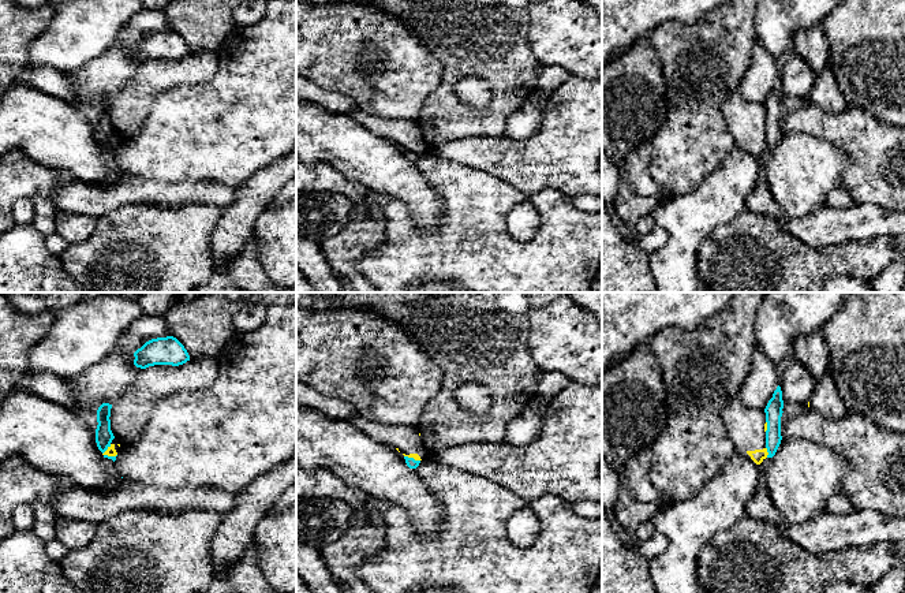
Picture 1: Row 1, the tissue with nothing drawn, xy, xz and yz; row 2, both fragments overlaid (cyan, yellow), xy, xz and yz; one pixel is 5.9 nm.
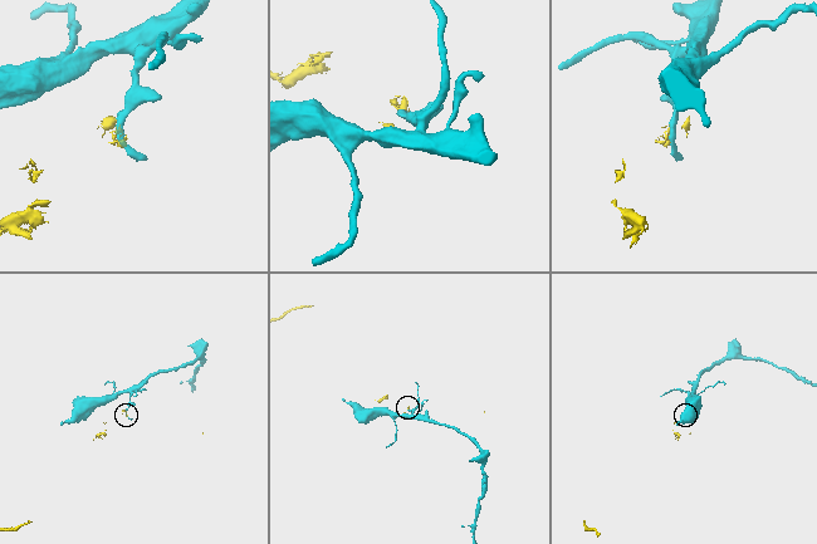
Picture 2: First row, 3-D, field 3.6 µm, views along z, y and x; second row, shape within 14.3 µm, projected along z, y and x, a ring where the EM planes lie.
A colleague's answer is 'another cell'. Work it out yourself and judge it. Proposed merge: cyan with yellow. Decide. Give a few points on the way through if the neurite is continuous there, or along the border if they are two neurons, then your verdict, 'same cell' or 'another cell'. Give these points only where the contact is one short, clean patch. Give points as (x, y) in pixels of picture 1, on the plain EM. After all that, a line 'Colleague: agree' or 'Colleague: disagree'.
border yz (766, 141), (767, 150); another cell
Colleague: agree

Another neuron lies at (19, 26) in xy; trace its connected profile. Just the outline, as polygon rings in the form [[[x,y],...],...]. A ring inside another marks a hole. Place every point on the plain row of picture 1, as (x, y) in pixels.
[[[0,0],[0,98],[30,68],[30,45],[48,27],[56,7],[23,7]]]

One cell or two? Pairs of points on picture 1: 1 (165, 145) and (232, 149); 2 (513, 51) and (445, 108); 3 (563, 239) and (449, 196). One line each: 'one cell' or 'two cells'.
1: one cell
2: one cell
3: one cell

